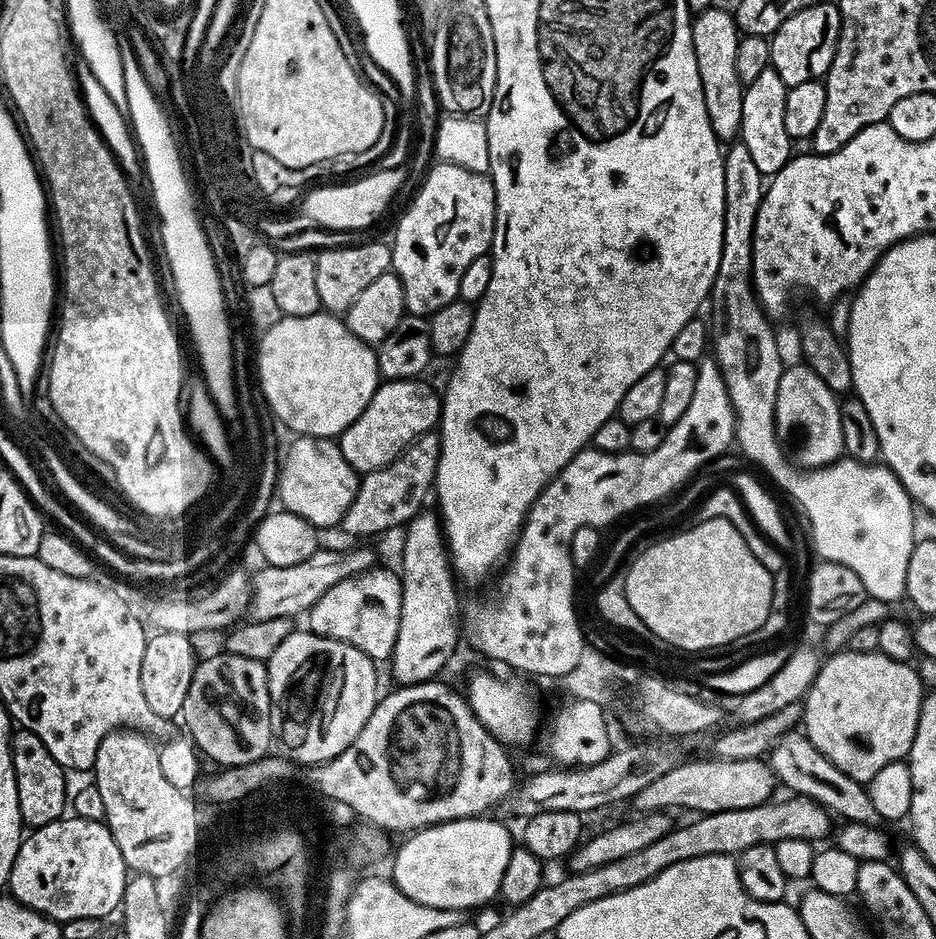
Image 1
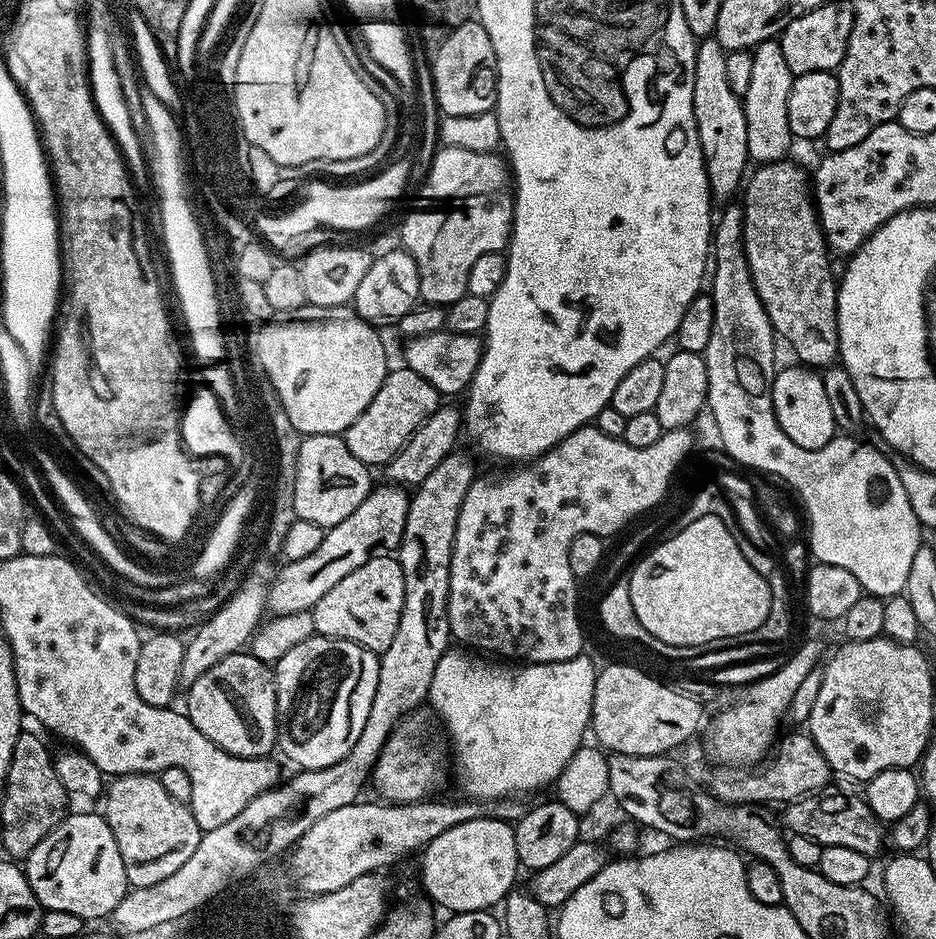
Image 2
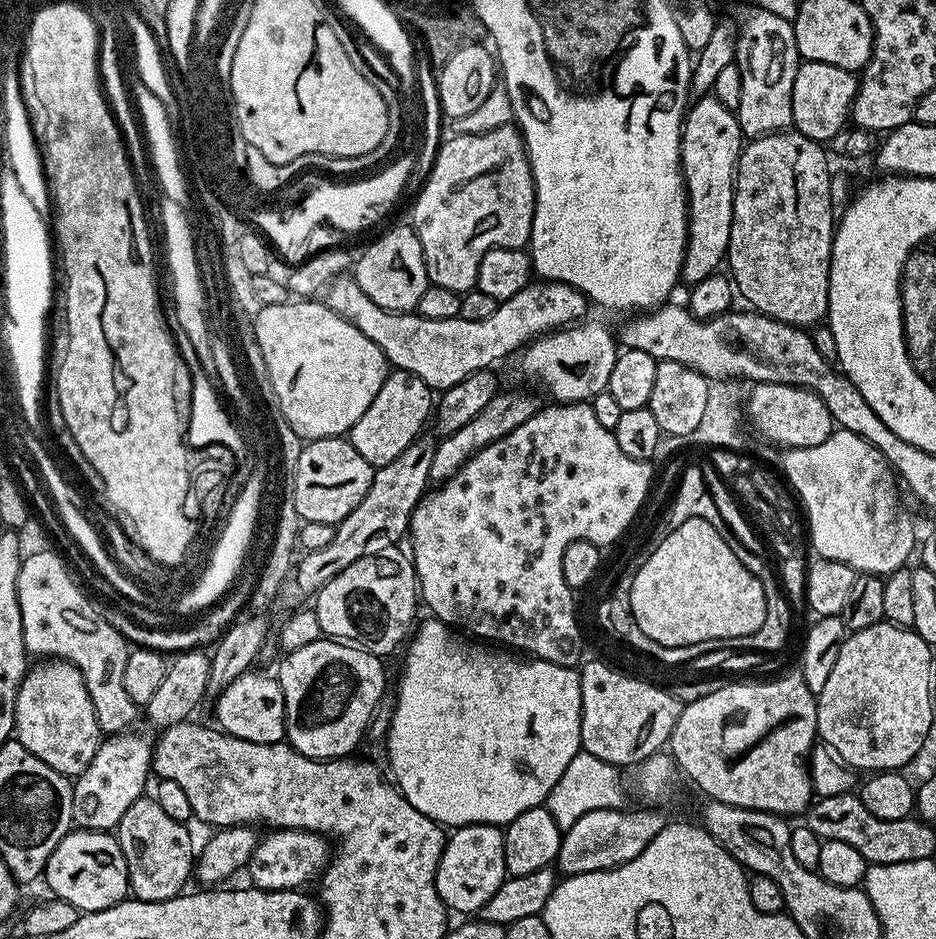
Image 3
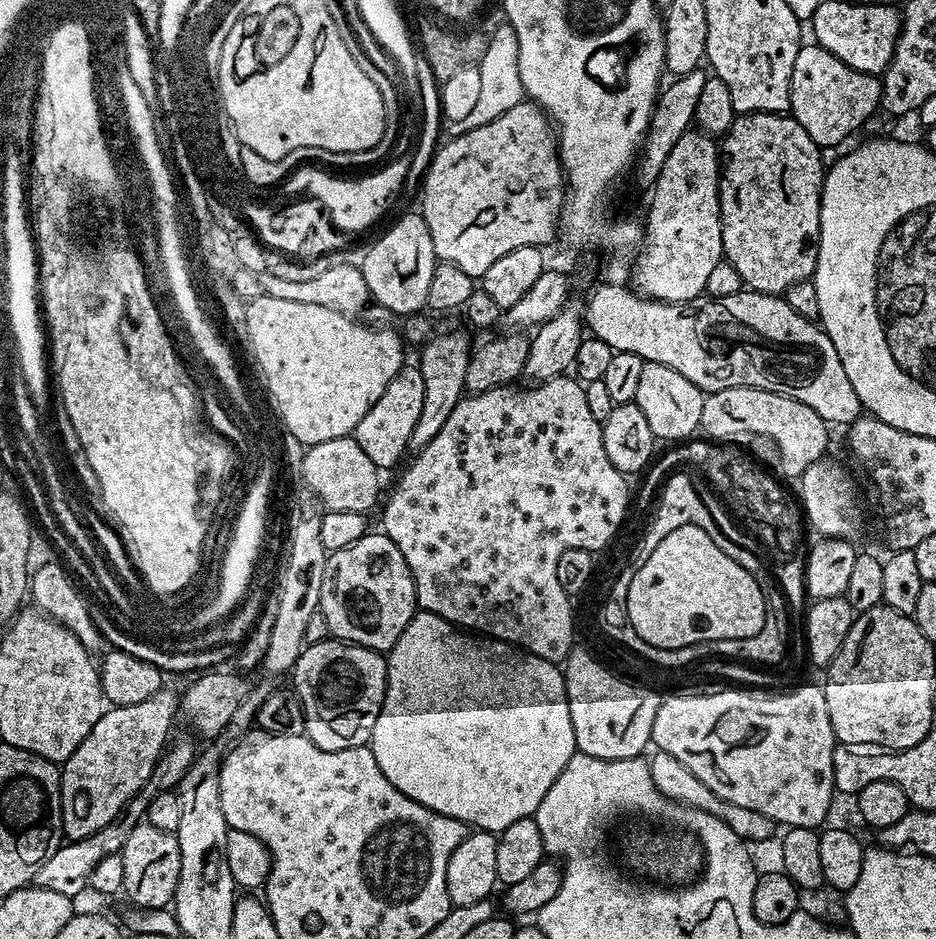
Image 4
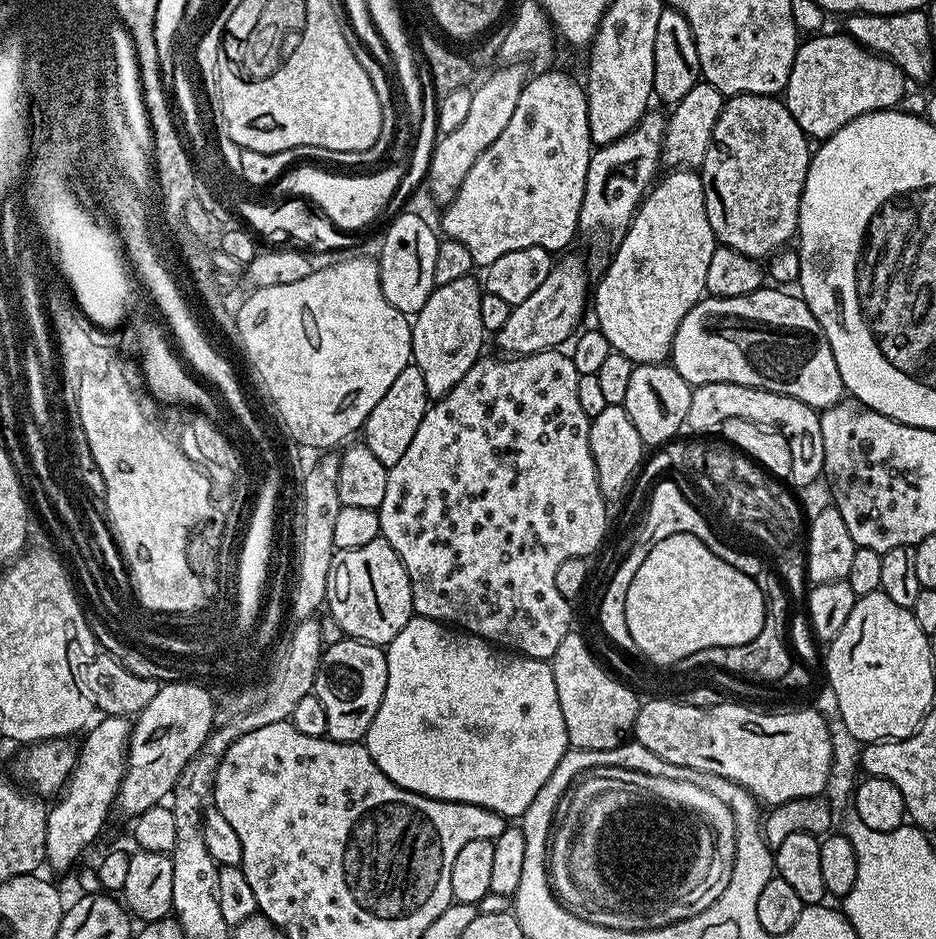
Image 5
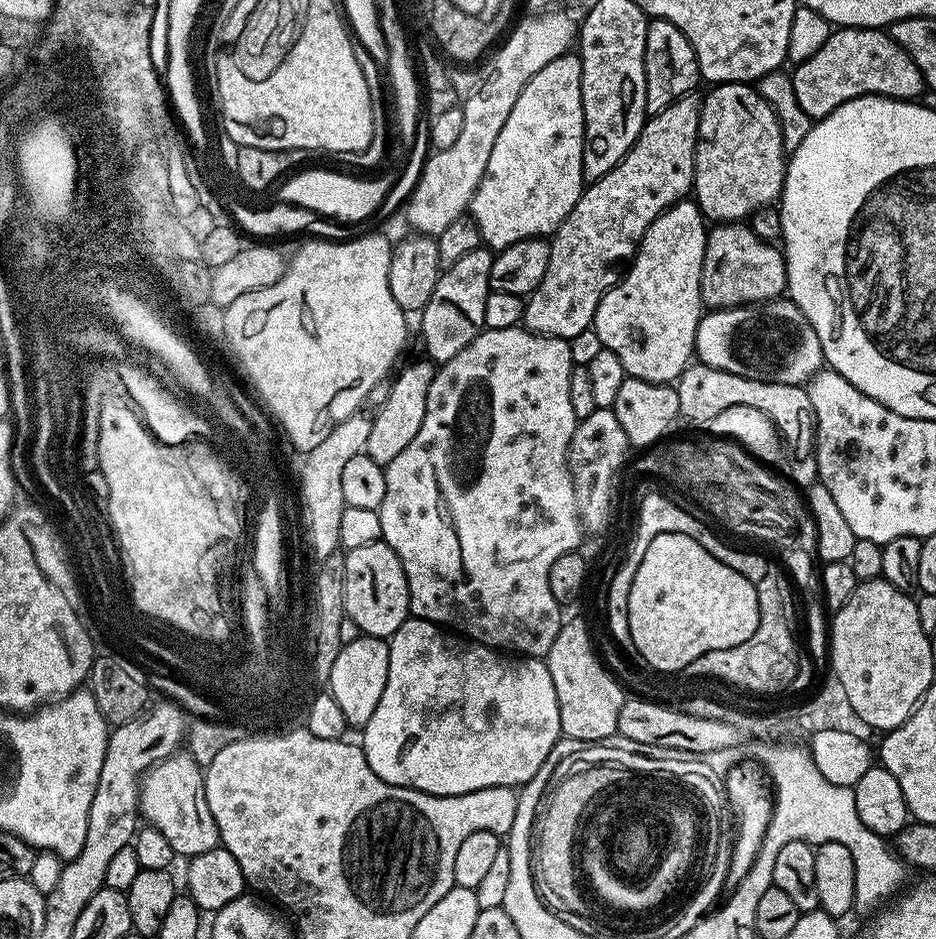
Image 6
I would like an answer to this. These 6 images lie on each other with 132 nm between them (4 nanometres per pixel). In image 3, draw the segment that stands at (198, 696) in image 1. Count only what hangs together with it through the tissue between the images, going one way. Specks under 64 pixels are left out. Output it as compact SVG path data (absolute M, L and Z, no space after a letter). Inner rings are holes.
M249 670L230 682L215 697L216 720L223 731L234 738L242 738L246 742L259 744L279 744L285 739L284 695L279 679L275 675L267 676L264 672Z

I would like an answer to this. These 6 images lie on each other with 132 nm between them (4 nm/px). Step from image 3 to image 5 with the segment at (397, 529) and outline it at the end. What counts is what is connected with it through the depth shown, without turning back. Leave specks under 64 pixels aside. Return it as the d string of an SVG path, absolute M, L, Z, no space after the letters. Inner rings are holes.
M475 275L438 284L426 306L415 313L412 325L412 363L422 370L426 390L433 401L442 399L462 378L466 370L481 359L486 333L482 326L482 284Z

